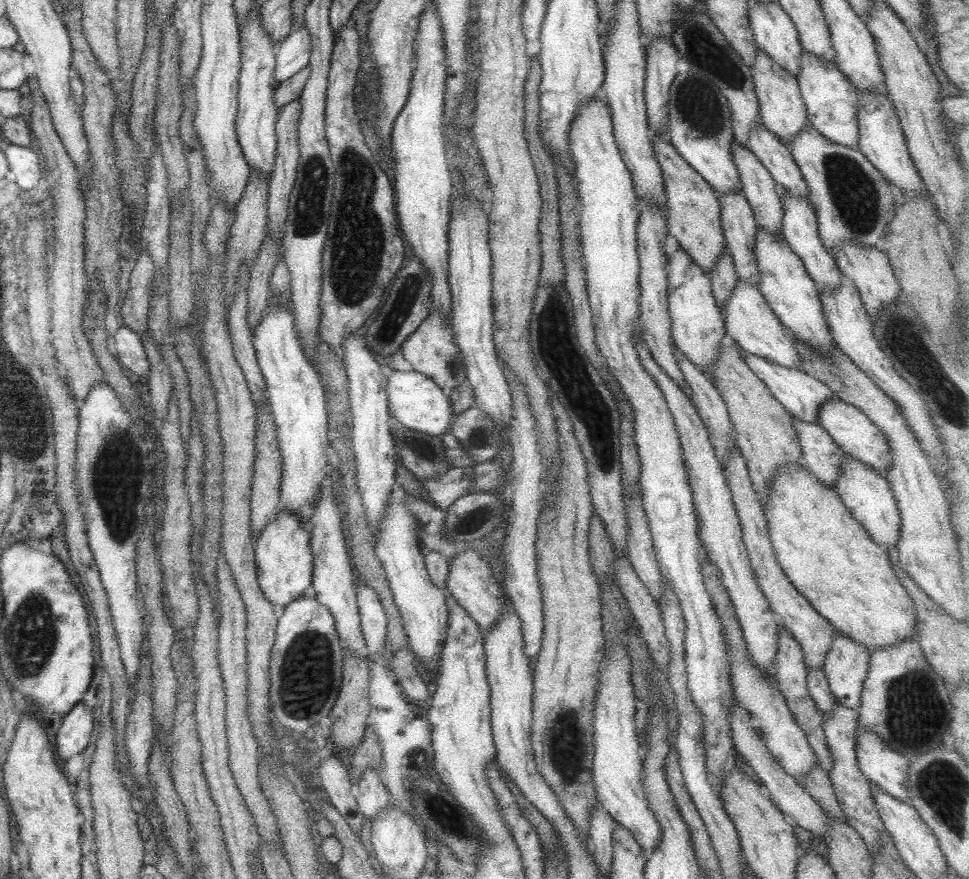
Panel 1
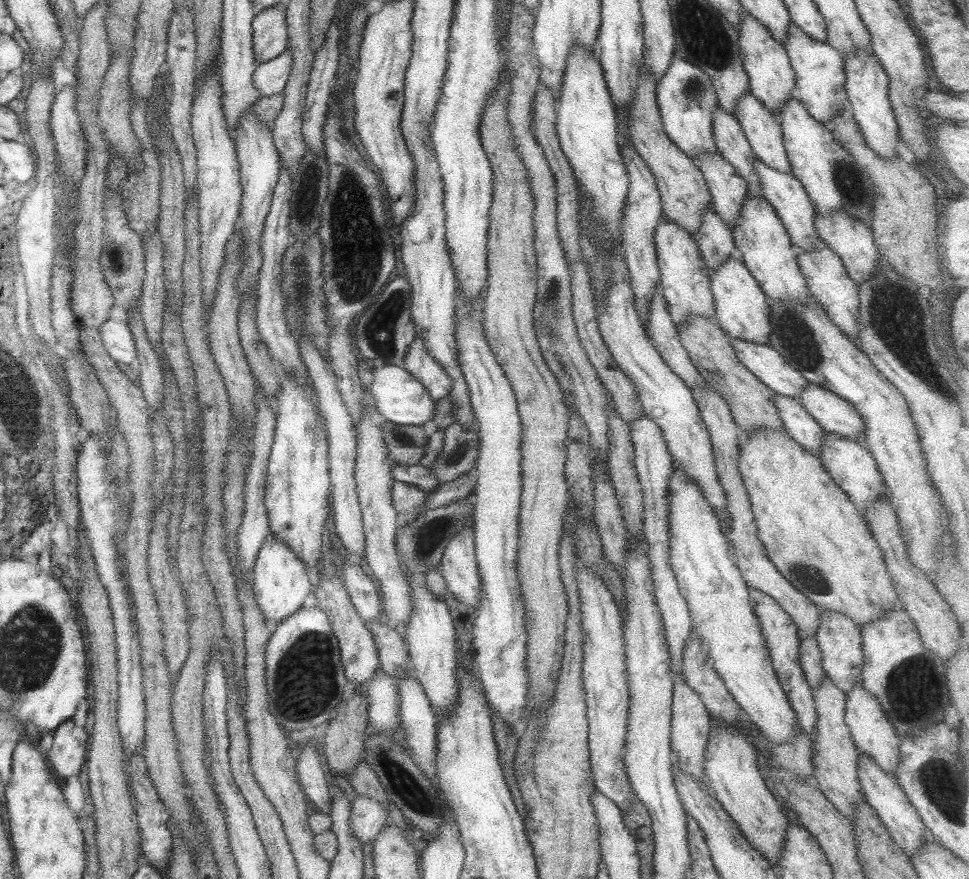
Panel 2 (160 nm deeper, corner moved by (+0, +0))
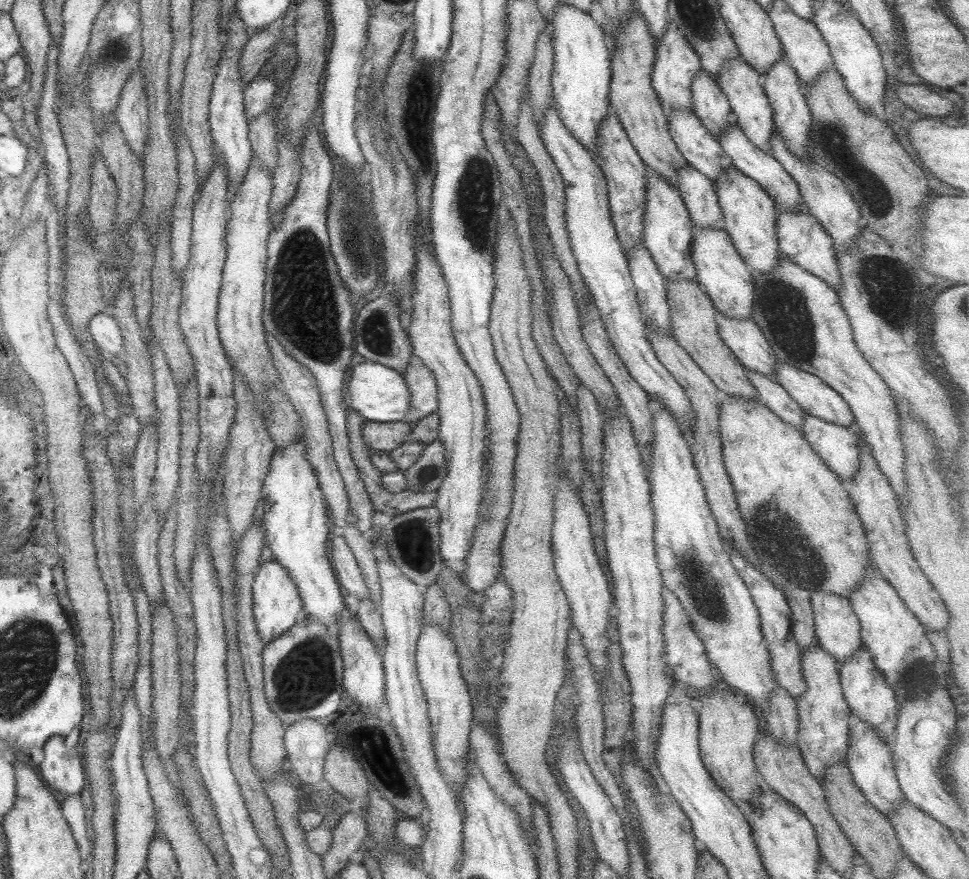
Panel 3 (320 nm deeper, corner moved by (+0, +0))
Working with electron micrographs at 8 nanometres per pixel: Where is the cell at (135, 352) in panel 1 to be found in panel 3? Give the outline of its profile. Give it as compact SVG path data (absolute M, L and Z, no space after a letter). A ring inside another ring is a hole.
M94 314L87 323L87 332L96 348L108 357L115 357L121 350L121 333L112 316Z

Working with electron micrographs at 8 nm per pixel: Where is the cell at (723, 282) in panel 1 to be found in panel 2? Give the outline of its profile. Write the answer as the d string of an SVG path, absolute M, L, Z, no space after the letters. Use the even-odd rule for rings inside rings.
M712 208L703 212L694 240L705 266L711 272L733 250L734 242L730 228L715 216Z

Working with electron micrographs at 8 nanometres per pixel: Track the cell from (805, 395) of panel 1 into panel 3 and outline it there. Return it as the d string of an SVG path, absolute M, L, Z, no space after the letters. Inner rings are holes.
M717 310L715 321L723 344L744 368L772 379L777 358L755 321L726 317Z

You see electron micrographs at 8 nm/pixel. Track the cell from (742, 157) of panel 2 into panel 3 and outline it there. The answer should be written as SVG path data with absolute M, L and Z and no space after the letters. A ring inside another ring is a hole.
M697 72L690 86L690 103L692 112L705 126L711 136L717 138L721 131L731 122L728 100L718 84L705 72Z

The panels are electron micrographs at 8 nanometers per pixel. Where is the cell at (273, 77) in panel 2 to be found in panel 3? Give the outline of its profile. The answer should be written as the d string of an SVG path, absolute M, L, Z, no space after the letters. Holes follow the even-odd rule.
M256 77L244 86L242 95L247 123L253 117L272 108L271 99L275 96L276 92L275 83L269 77Z

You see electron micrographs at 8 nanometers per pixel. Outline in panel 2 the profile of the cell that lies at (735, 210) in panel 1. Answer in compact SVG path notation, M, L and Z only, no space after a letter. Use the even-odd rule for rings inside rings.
M699 153L696 164L708 188L710 207L731 230L748 192L746 180L719 153Z

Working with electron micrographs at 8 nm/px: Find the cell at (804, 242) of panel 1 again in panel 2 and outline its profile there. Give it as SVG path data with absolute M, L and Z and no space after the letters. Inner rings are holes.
M755 156L753 157L752 165L757 175L758 184L760 184L760 196L773 207L773 211L785 227L795 250L806 251L817 247L818 236L813 224L815 210L813 202L807 196L801 183L791 173L779 172L777 169L766 167Z

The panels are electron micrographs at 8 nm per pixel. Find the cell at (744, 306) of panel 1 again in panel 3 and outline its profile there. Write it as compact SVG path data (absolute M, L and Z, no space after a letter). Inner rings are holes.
M692 228L689 256L693 263L695 278L709 297L713 308L726 317L752 319L753 279L744 260L733 248L729 235L721 229Z

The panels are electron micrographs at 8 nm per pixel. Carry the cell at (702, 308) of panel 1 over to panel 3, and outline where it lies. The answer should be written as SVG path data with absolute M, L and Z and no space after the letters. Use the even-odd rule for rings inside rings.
M649 167L644 168L645 204L643 209L642 243L648 250L657 270L665 280L691 279L697 283L692 260L689 256L689 245L692 241L692 225L680 192L661 175Z

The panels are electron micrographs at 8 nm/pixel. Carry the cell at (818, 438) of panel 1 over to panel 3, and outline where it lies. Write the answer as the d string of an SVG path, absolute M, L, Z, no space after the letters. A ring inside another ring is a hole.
M746 369L750 385L755 389L755 398L779 420L801 432L804 412L789 398L787 391L773 379Z

